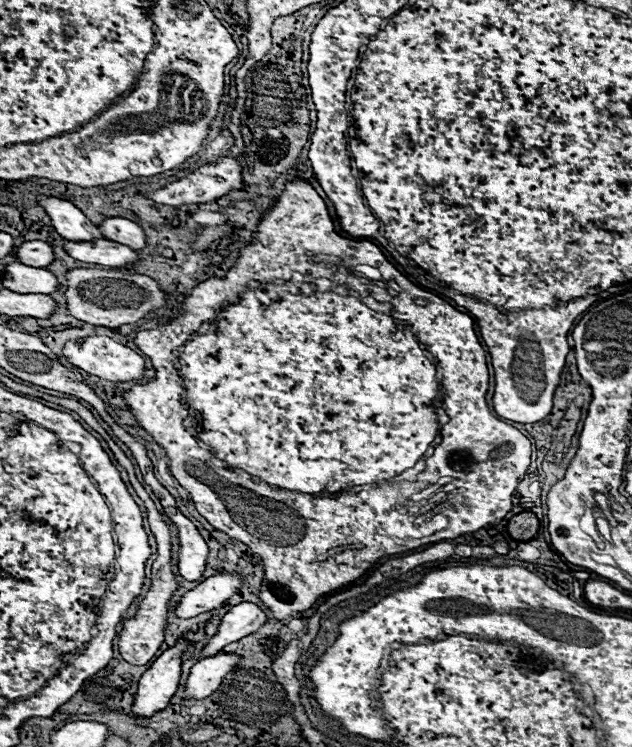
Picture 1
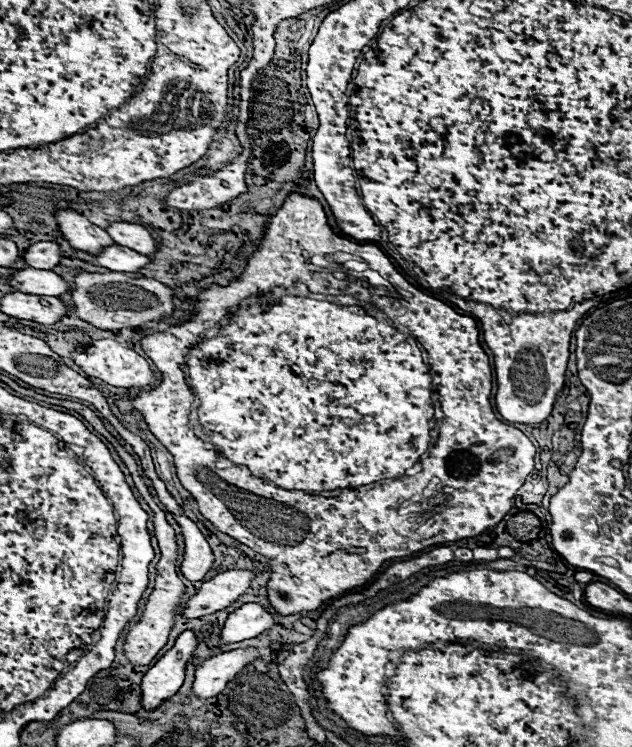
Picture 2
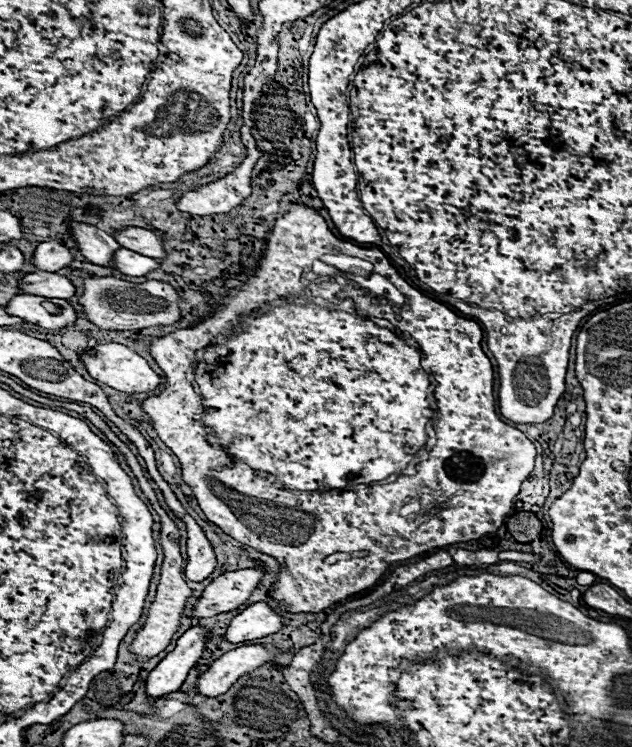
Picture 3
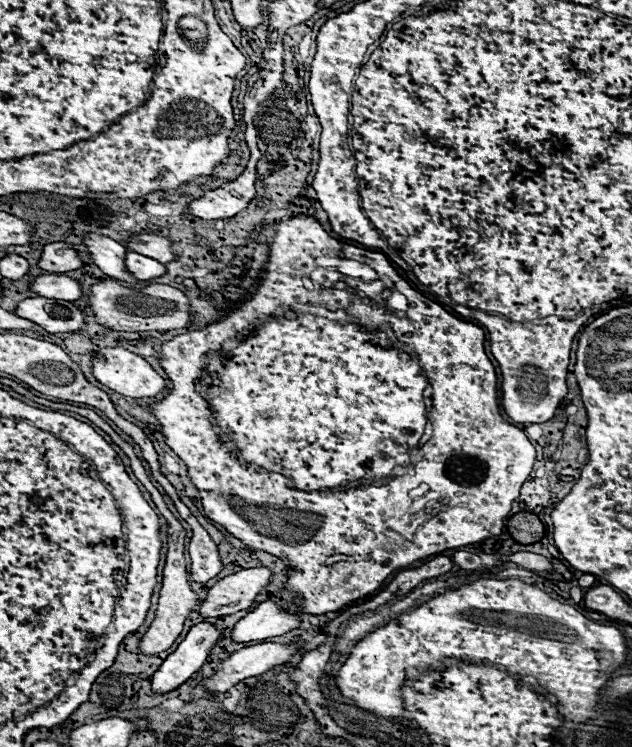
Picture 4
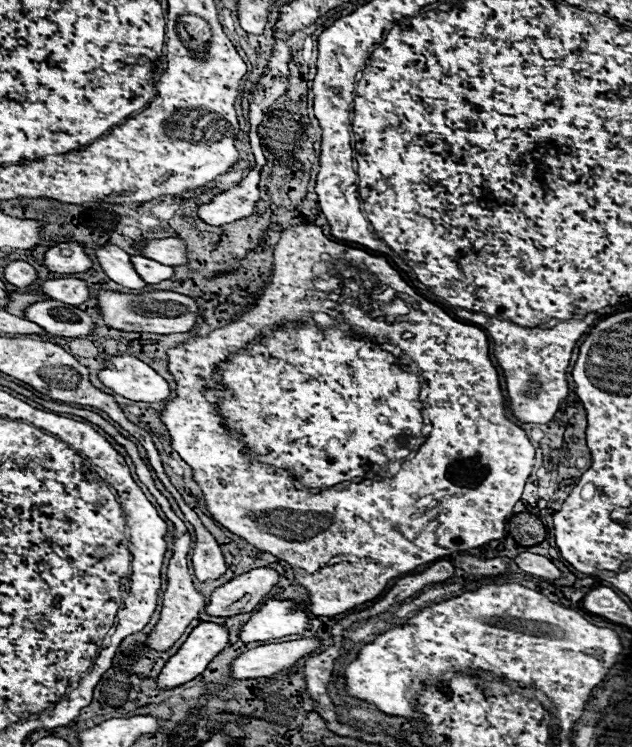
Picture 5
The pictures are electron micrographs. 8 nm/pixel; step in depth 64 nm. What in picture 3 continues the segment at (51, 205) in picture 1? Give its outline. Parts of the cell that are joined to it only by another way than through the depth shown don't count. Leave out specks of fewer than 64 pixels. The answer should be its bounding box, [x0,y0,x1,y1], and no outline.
[68,220,120,268]

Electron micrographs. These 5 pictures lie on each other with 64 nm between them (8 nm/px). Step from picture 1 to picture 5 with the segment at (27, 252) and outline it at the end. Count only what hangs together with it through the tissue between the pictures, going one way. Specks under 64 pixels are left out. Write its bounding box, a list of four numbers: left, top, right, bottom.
[44,242,92,274]

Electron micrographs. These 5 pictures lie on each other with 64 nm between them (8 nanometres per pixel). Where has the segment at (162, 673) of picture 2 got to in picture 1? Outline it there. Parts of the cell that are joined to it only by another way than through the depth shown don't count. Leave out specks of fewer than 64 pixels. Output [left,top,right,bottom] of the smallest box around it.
[132,638,186,718]

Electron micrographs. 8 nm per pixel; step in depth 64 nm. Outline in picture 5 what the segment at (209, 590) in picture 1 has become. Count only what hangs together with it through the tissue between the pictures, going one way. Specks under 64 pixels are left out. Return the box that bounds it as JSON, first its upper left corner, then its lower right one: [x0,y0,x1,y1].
[206,568,278,618]

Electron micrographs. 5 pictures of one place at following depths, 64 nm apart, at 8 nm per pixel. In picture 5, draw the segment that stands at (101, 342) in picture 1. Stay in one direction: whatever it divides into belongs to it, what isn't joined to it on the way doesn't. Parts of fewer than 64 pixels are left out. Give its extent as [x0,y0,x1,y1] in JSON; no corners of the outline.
[98,354,170,402]

